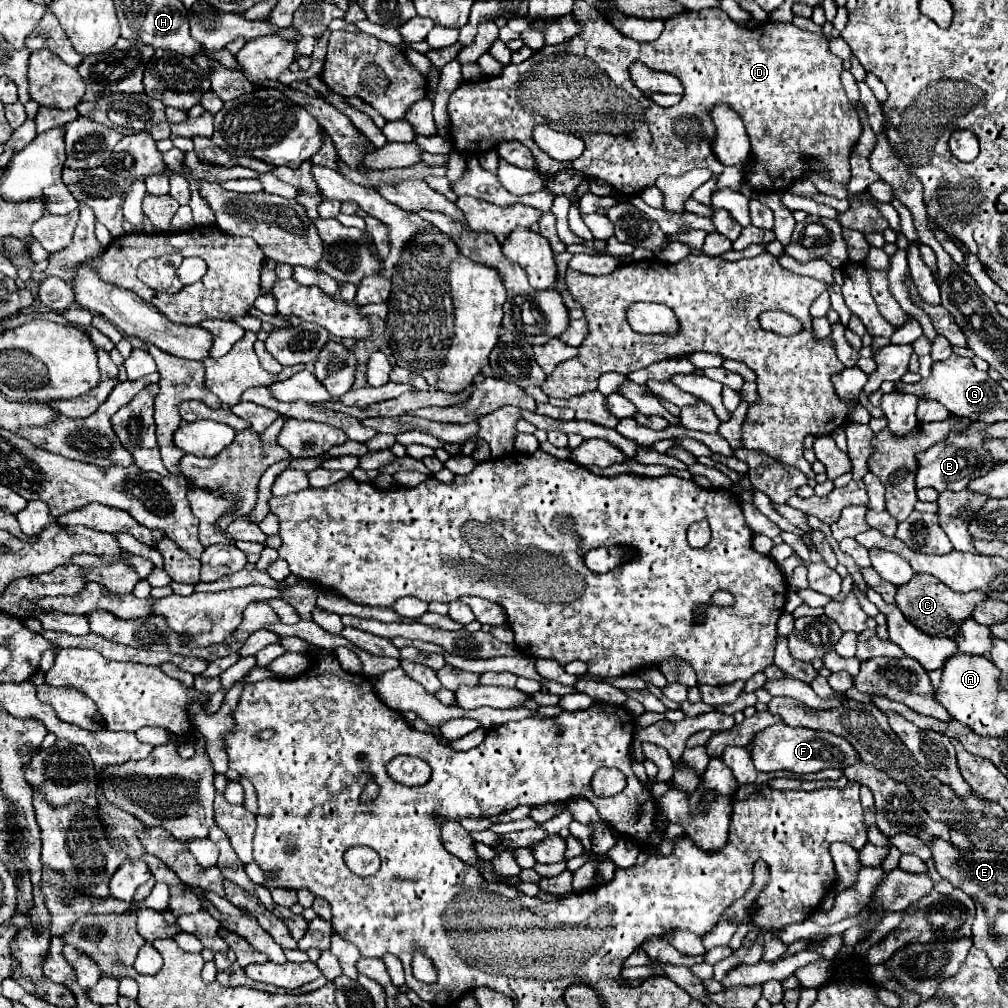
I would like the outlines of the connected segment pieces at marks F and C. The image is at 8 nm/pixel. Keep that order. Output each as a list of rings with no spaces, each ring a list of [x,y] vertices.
[[[783,722],[759,732],[753,740],[751,760],[759,772],[775,772],[775,770],[789,770],[795,774],[811,774],[823,768],[847,768],[851,764],[861,762],[855,748],[841,736],[833,732],[809,730],[809,728],[793,728]]]
[[[915,574],[909,584],[903,584],[897,588],[897,608],[905,614],[905,618],[917,626],[927,636],[939,636],[939,638],[957,638],[961,622],[973,616],[975,606],[987,600],[983,592],[967,592],[957,594],[955,590],[947,588],[941,580],[927,574]]]

